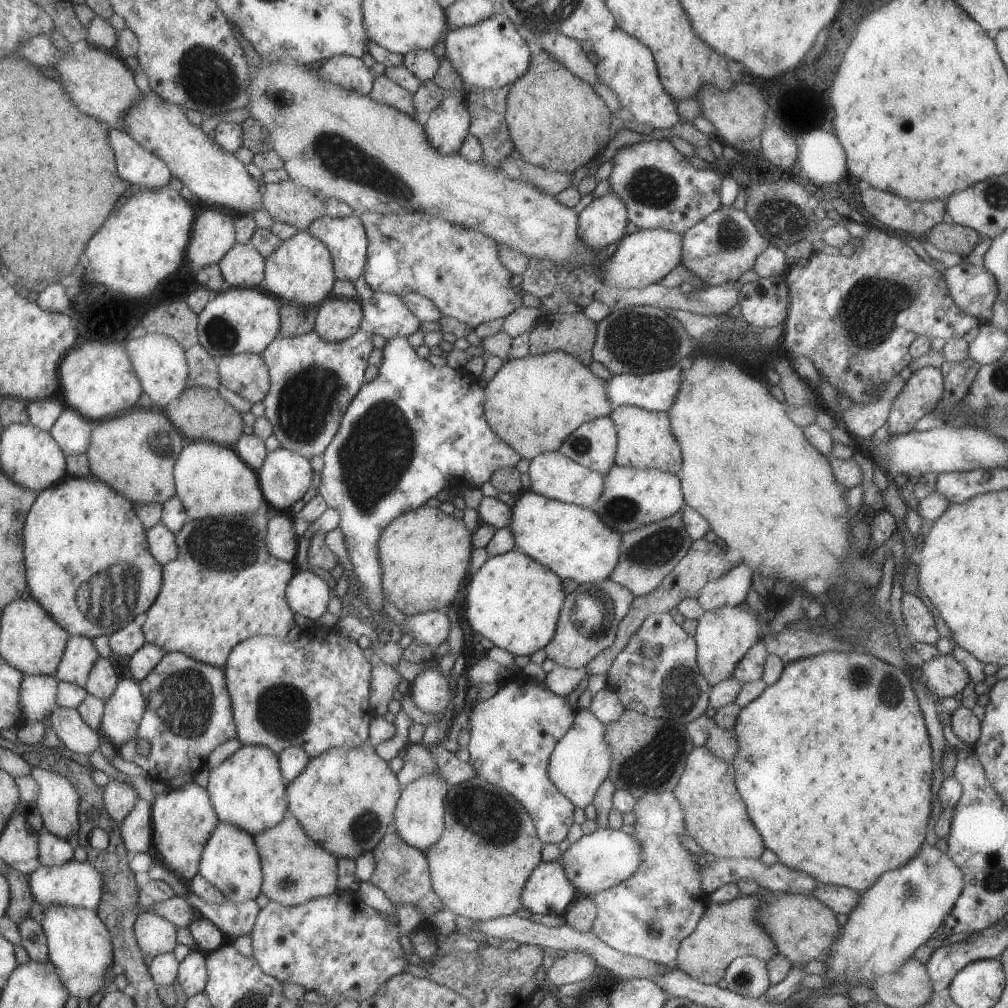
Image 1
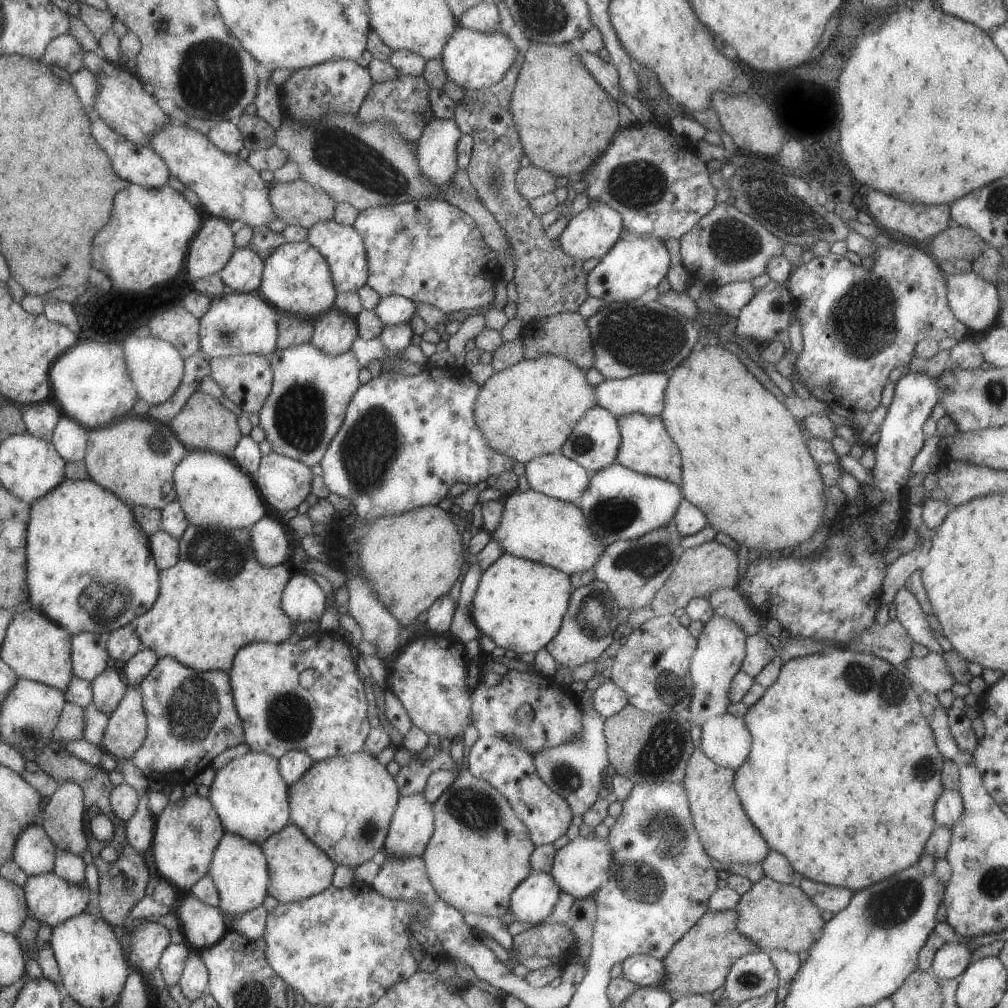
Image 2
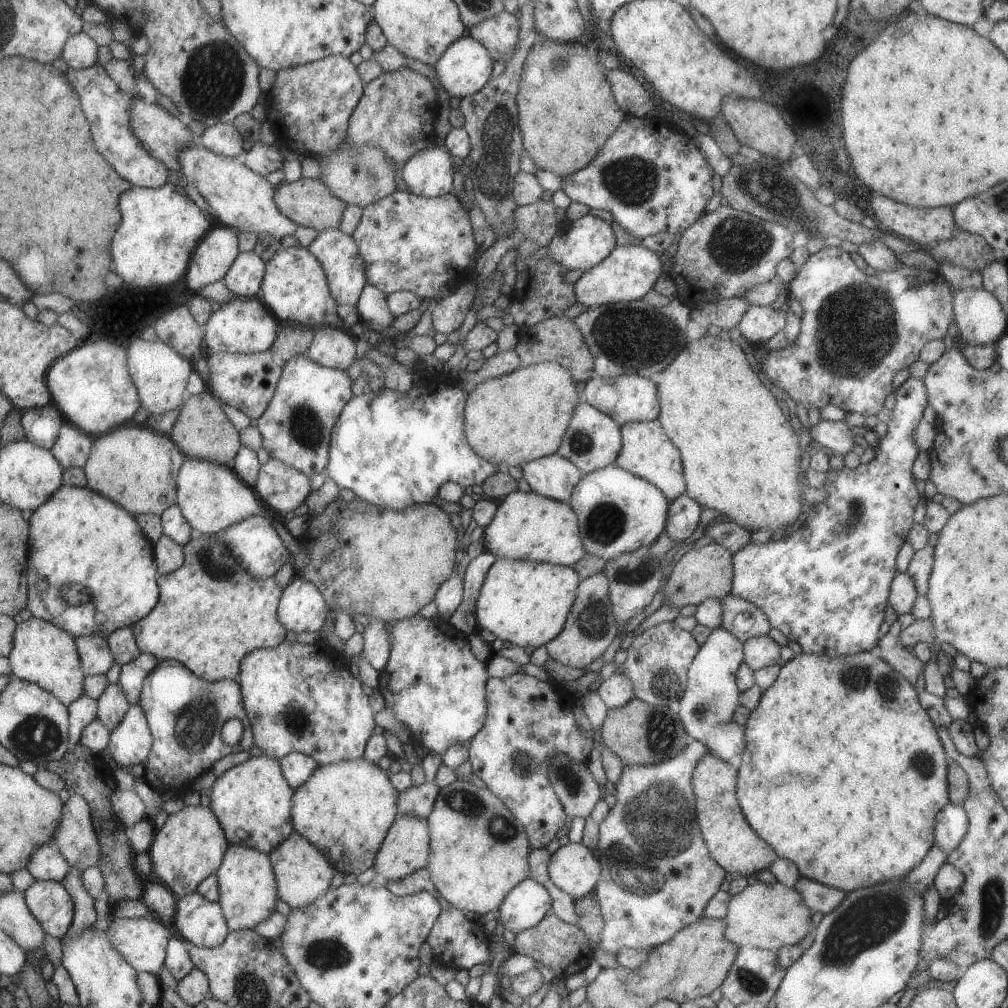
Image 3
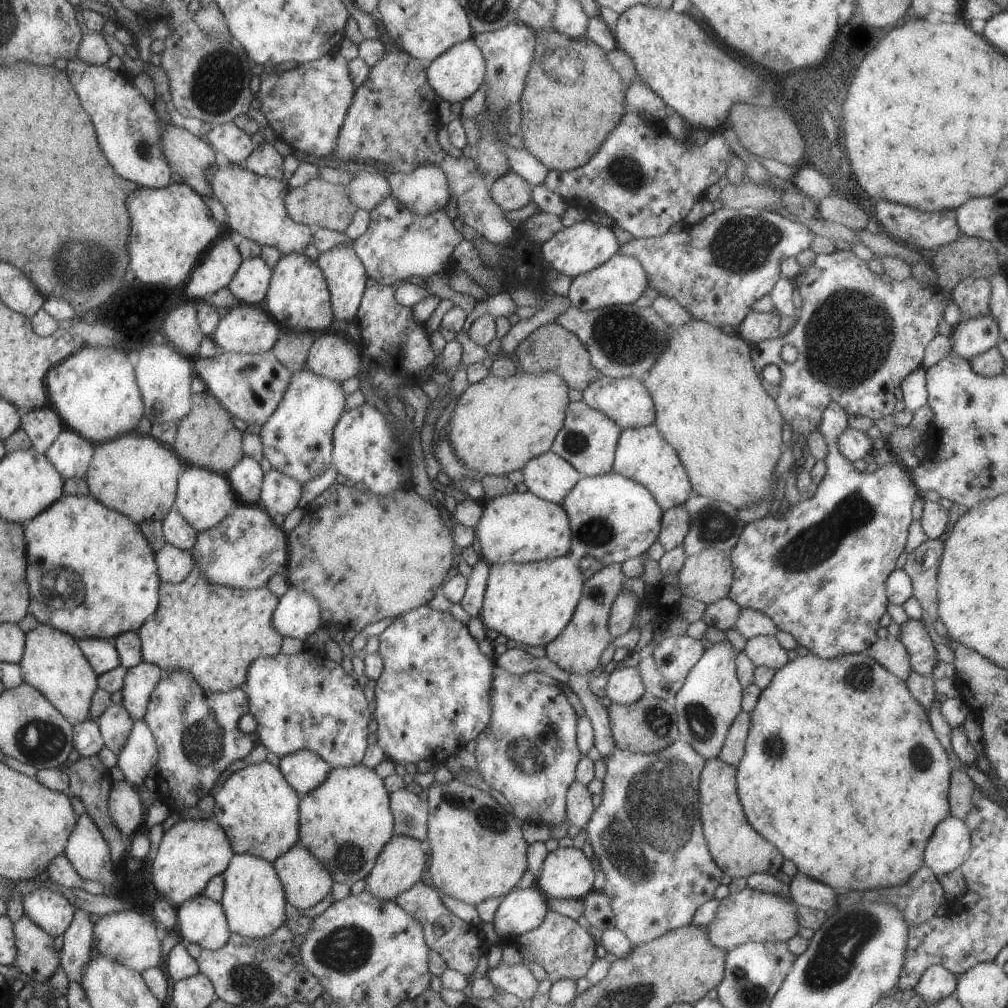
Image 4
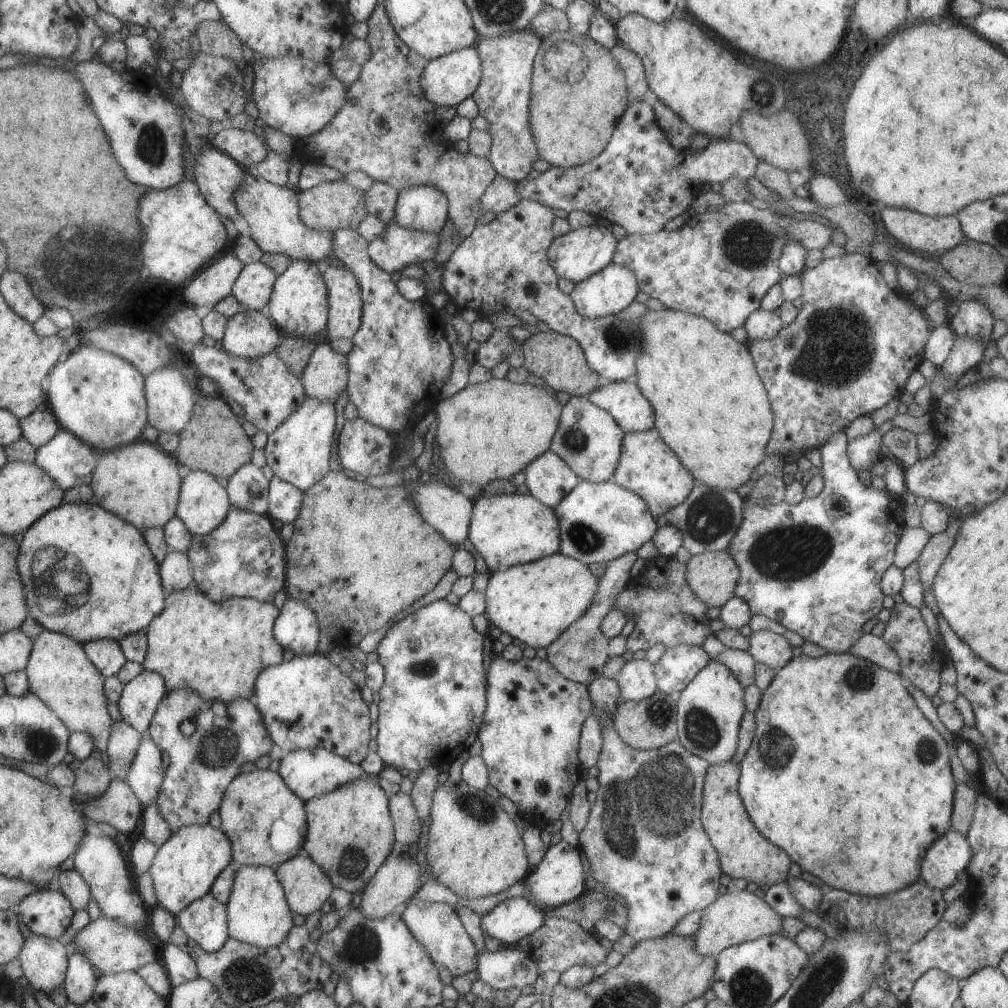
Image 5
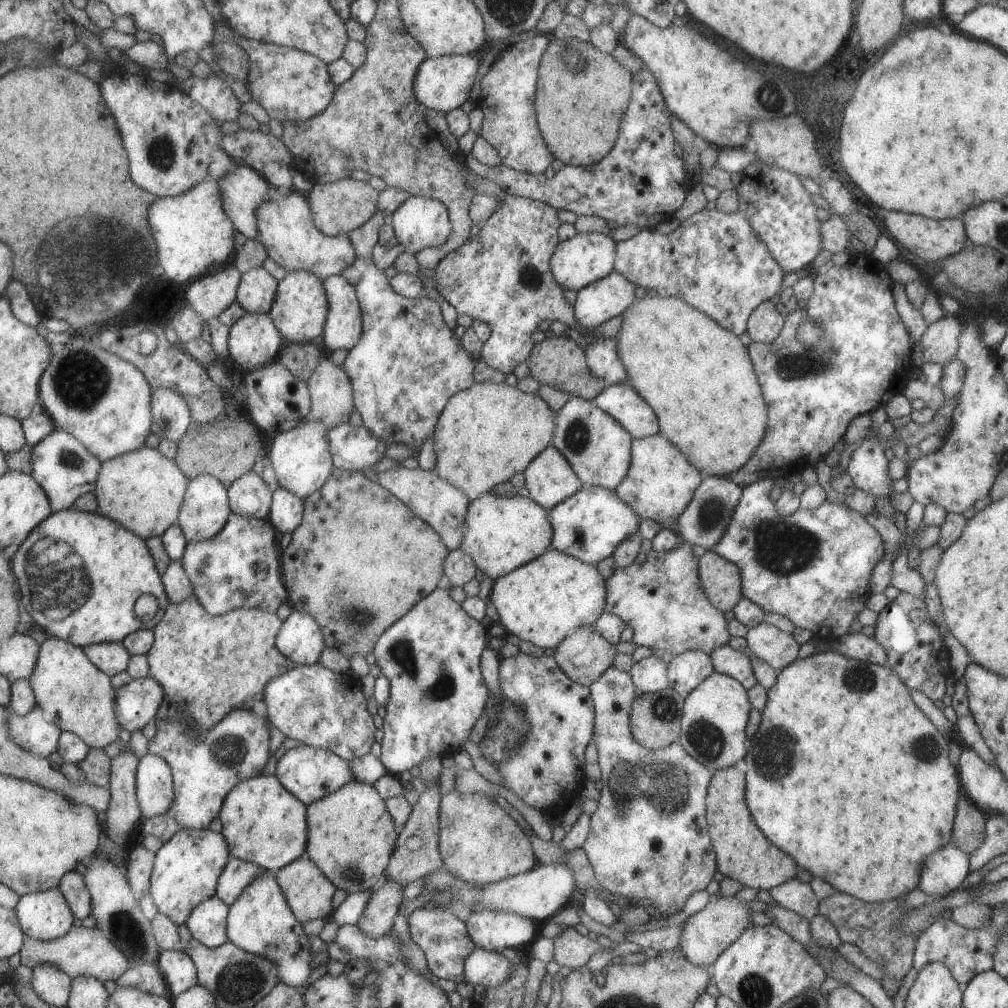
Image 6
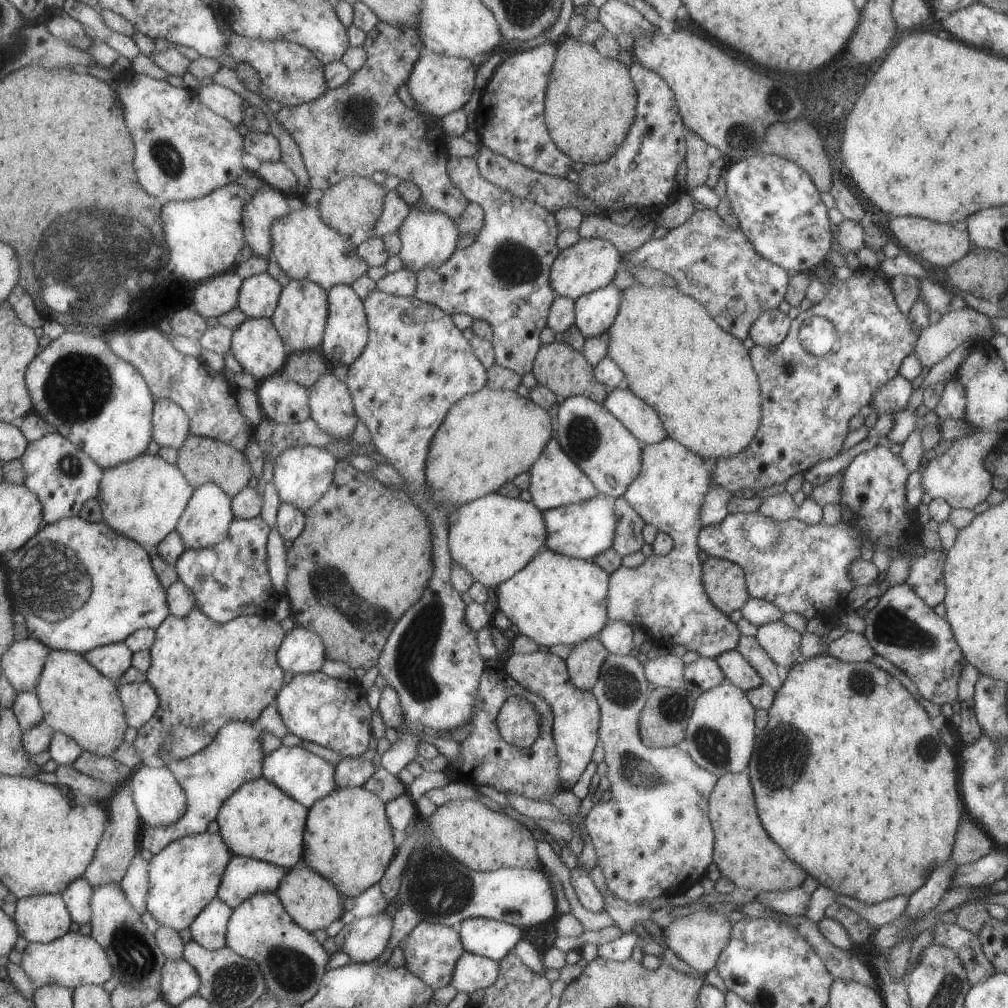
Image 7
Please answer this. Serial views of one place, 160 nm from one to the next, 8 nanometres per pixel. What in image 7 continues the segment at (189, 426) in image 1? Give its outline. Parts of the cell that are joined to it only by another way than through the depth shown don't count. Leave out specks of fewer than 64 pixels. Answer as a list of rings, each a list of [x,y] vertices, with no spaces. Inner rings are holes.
[[[191,434],[185,437],[183,444],[178,448],[175,465],[193,490],[205,483],[215,483],[224,490],[230,500],[252,477],[249,463],[243,453],[221,441]]]

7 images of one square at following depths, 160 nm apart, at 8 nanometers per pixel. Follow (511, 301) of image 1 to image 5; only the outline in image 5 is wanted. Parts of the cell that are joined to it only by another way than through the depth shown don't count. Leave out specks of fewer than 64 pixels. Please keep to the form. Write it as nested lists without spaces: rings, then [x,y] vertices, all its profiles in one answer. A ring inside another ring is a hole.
[[[393,219],[386,224],[379,238],[368,243],[367,252],[375,266],[391,274],[399,272],[402,266],[409,263],[433,260],[438,241],[437,235],[400,227]]]

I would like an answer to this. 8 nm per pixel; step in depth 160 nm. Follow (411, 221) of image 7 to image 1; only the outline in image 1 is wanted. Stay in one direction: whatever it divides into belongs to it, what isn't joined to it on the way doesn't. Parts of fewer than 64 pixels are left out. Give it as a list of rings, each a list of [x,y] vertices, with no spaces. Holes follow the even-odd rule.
[[[464,90],[444,92],[444,99],[429,112],[423,126],[427,142],[440,155],[457,155],[463,139],[468,135],[470,118],[464,96]]]

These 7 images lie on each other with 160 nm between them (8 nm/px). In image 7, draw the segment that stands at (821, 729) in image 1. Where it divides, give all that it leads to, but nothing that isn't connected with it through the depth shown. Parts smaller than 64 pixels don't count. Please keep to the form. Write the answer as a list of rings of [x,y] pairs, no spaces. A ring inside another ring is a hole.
[[[827,654],[815,655],[795,663],[775,692],[772,705],[767,710],[767,722],[760,731],[755,732],[754,747],[747,768],[756,813],[769,838],[783,850],[789,860],[815,878],[819,885],[831,889],[837,895],[845,895],[868,905],[899,895],[908,897],[913,894],[923,886],[931,871],[947,862],[951,856],[957,827],[962,819],[961,813],[964,812],[959,808],[961,796],[957,792],[955,756],[939,737],[937,722],[929,719],[923,707],[893,675],[875,667],[871,661],[844,663]]]

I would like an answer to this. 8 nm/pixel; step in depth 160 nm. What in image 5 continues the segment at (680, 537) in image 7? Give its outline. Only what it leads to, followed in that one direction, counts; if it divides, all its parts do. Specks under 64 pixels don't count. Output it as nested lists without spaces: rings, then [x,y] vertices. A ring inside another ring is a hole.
[[[655,427],[641,432],[624,433],[617,468],[611,481],[642,498],[651,516],[658,519],[670,508],[681,504],[696,483]],[[675,558],[663,560],[659,564],[659,568],[651,567],[644,569],[620,590],[620,593],[615,596],[612,602],[612,608],[621,611],[627,618],[633,620],[634,629],[626,637],[626,648],[631,652],[635,650],[647,650],[655,643],[661,643],[666,648],[671,648],[677,645],[695,645],[701,647],[704,638],[707,638],[711,633],[709,628],[708,606],[699,600],[693,591],[689,588],[686,581],[686,563],[679,562]]]

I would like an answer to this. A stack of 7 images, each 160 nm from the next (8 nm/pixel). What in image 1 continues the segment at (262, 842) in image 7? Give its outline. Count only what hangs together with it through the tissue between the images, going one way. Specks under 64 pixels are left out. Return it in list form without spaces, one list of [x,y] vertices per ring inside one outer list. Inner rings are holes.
[[[241,745],[208,773],[206,791],[219,821],[255,836],[284,819],[287,782],[279,770],[278,756],[272,750],[261,745]]]

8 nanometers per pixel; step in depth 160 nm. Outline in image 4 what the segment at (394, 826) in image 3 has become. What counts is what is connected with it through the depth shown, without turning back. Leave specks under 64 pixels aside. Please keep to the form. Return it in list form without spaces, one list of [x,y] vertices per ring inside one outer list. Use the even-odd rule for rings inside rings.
[[[393,835],[375,859],[373,868],[364,878],[366,885],[364,890],[372,894],[380,901],[393,901],[398,894],[411,888],[427,869],[428,852],[423,842],[403,835]]]

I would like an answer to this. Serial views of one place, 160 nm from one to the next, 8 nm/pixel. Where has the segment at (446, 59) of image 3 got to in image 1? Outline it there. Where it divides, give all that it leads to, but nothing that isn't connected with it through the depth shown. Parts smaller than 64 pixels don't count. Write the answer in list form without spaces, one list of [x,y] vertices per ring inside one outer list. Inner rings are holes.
[[[493,14],[474,25],[448,28],[443,44],[445,57],[465,86],[482,89],[498,89],[503,85],[510,85],[524,73],[530,54],[534,51],[504,14]]]

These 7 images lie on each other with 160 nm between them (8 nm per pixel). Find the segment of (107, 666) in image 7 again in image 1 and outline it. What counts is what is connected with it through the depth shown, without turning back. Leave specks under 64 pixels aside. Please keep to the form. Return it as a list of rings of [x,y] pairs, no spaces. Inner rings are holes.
[[[70,635],[54,677],[84,687],[89,671],[99,657],[90,638]]]

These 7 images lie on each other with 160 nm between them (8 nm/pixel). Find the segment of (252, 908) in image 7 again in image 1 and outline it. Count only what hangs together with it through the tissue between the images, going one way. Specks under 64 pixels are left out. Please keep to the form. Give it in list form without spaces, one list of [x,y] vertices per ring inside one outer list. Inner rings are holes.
[[[219,821],[207,842],[204,842],[198,874],[210,882],[229,902],[254,900],[261,892],[262,870],[253,836],[235,825]]]

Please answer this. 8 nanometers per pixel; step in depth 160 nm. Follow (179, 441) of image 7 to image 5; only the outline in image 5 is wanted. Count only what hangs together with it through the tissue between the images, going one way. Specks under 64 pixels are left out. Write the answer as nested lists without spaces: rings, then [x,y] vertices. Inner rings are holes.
[[[165,367],[144,377],[144,395],[146,398],[146,423],[159,433],[178,434],[191,418],[195,401],[195,392],[189,386],[184,375],[174,367]]]

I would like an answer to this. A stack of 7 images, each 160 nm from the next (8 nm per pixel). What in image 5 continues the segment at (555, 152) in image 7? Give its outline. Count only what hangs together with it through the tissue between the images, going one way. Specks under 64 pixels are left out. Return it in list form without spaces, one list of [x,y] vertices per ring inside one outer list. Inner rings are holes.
[[[529,29],[483,37],[477,44],[481,63],[479,84],[470,96],[478,108],[478,115],[488,122],[491,137],[489,162],[497,175],[517,182],[533,174],[534,162],[540,156],[529,126],[530,84],[534,56],[541,37]]]

